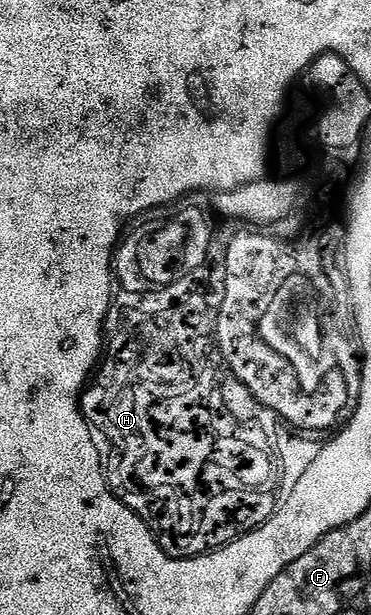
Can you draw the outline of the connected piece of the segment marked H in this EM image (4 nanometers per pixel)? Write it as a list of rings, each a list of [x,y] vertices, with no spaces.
[[[145,321],[138,326],[141,327],[143,335],[135,337],[139,343],[133,343],[135,347],[139,347],[132,358],[134,364],[129,365],[125,363],[126,360],[113,358],[111,353],[103,353],[101,343],[98,351],[93,351],[93,363],[87,368],[87,373],[75,392],[74,406],[83,413],[81,424],[86,434],[91,437],[92,447],[98,451],[101,468],[99,477],[102,478],[105,489],[113,495],[113,499],[125,503],[129,511],[143,518],[143,522],[151,528],[154,541],[167,555],[184,562],[192,561],[205,557],[259,528],[255,521],[256,496],[229,493],[215,497],[207,505],[205,491],[205,499],[201,503],[201,493],[197,493],[195,483],[199,481],[199,469],[204,471],[203,465],[199,465],[199,461],[191,461],[191,465],[187,465],[187,429],[191,429],[191,433],[195,433],[195,429],[203,429],[203,397],[207,397],[207,375],[197,375],[197,371],[189,371],[191,365],[187,361],[193,353],[204,357],[216,356],[217,345],[199,345],[193,350],[184,346],[157,353],[156,349],[147,346]]]

